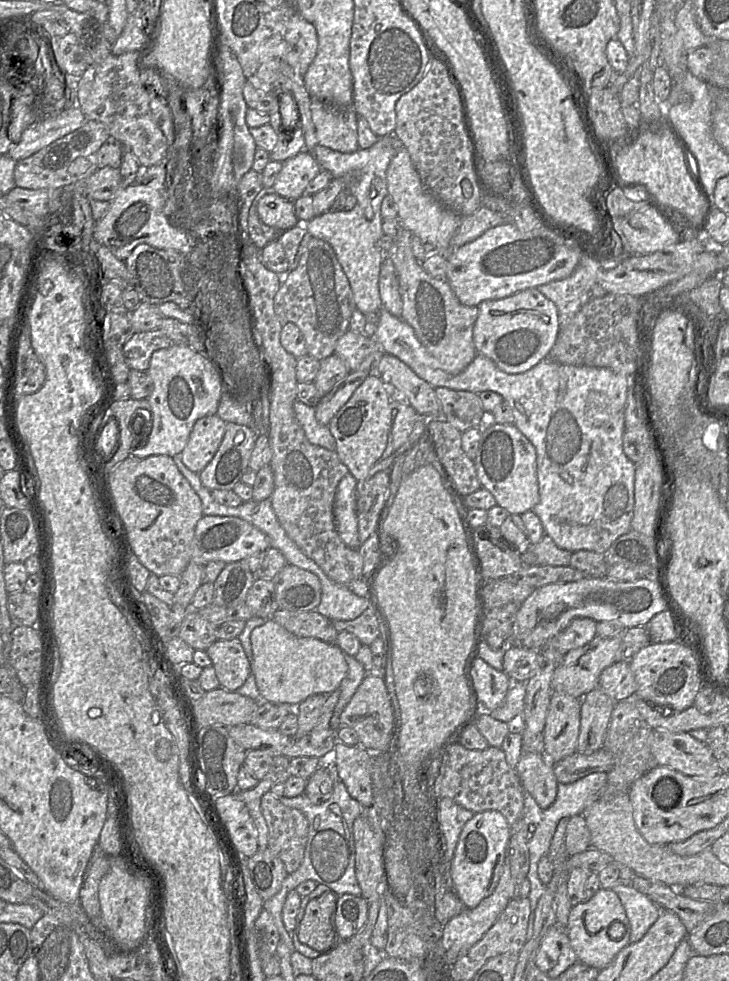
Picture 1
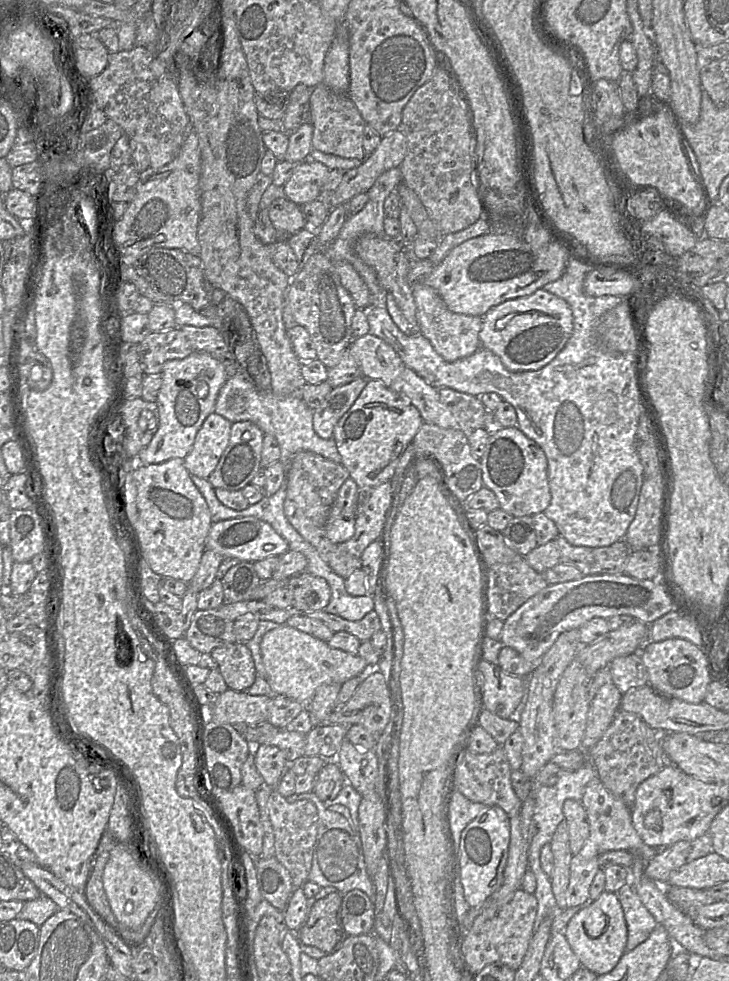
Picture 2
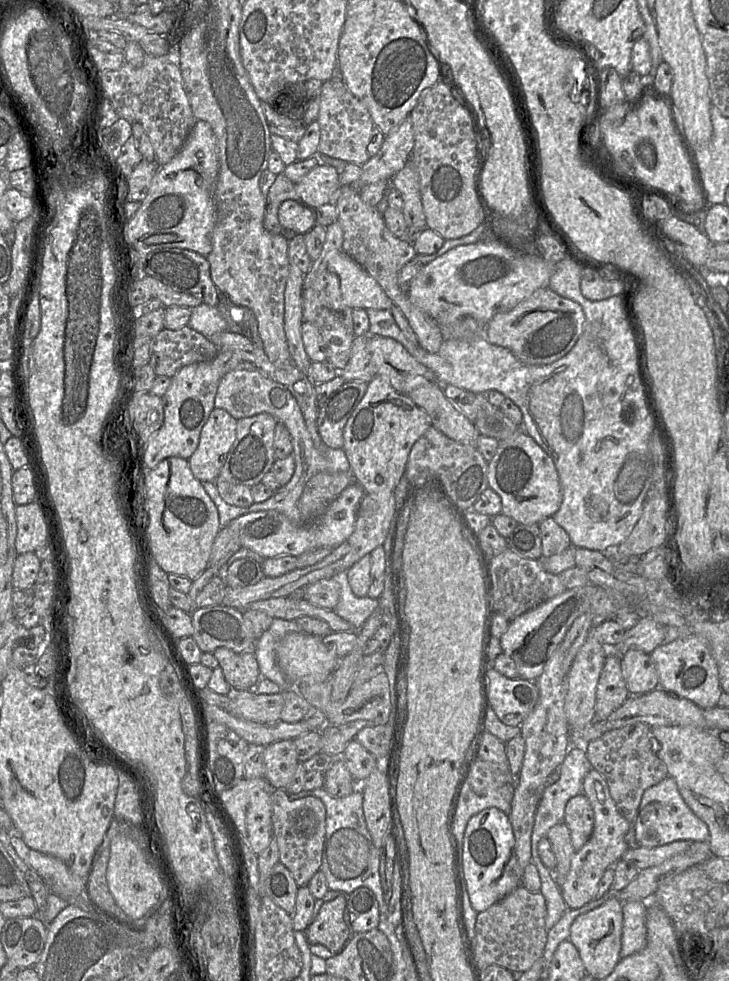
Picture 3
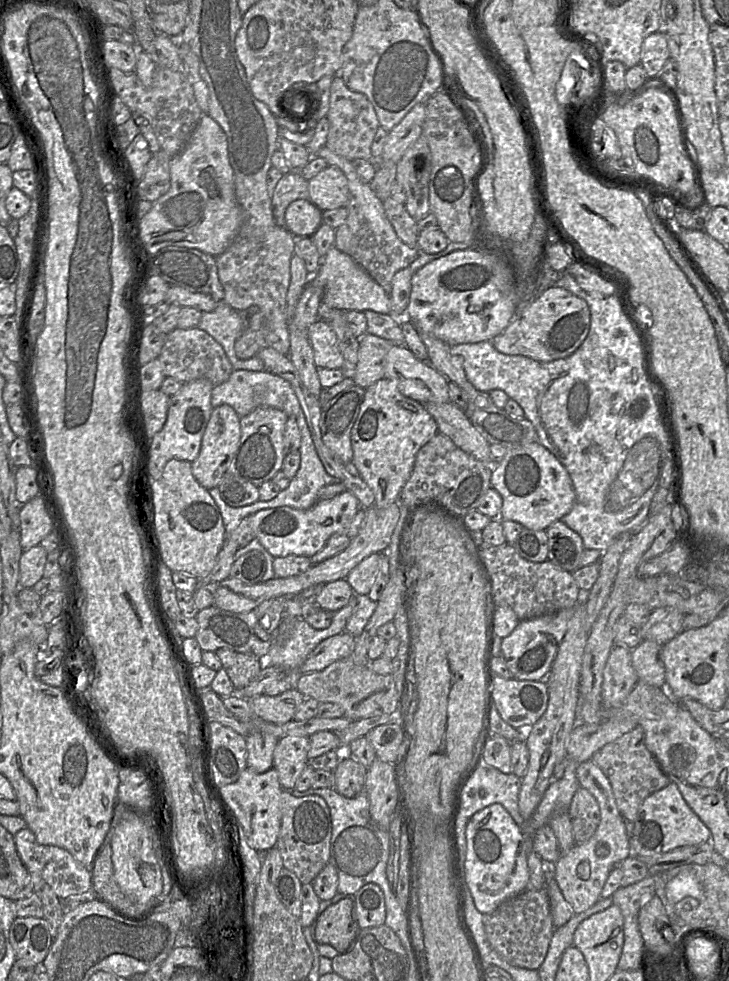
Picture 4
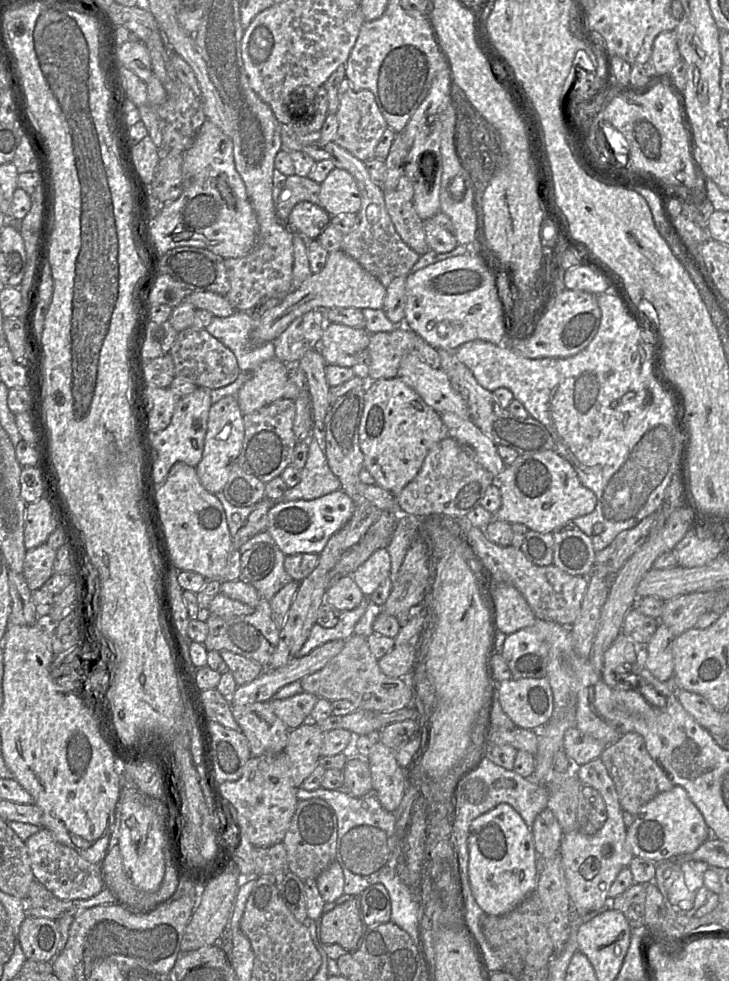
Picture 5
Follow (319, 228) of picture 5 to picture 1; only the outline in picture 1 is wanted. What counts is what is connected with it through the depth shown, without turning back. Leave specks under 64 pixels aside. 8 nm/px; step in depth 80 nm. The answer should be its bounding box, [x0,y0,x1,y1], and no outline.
[257,194,299,231]

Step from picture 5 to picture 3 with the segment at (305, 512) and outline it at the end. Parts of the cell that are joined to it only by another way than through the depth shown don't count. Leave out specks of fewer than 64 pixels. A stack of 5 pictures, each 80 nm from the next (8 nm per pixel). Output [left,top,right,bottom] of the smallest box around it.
[226,483,364,558]

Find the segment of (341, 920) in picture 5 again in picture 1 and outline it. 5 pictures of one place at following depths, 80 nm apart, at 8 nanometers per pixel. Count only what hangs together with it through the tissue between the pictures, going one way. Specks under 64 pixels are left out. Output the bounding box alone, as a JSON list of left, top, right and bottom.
[295,891,341,952]

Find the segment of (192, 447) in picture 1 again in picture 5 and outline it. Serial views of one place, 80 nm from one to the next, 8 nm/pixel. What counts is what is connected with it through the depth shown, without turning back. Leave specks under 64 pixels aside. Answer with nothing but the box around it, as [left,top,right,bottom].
[195,396,243,494]

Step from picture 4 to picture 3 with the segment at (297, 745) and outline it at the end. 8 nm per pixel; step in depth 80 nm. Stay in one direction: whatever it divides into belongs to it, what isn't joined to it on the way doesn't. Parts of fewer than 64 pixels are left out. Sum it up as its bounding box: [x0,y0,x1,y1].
[263,739,300,789]

